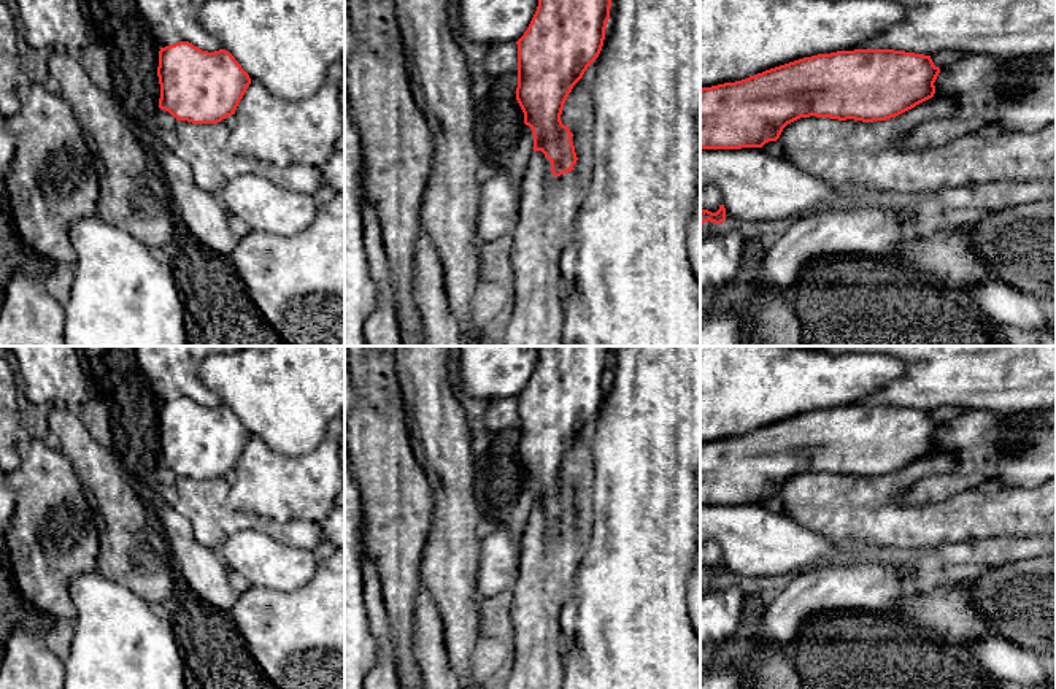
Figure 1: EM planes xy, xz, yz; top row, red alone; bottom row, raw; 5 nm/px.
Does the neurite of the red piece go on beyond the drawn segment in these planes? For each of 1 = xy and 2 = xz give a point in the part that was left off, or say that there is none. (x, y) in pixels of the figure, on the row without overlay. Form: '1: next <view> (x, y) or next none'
1: next none
2: next none

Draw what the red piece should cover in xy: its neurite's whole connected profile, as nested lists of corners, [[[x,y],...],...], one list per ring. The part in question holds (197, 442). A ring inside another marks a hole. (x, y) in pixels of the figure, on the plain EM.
[[[189,397],[160,403],[157,432],[159,464],[192,479],[218,479],[235,470],[251,440],[229,406],[208,408]]]

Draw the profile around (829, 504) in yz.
[[[937,451],[886,475],[800,473],[777,495],[784,516],[858,559],[892,549],[910,554],[991,537],[1056,537],[1056,478],[1037,487],[997,484],[940,503],[896,505],[919,481],[953,473],[956,451]]]

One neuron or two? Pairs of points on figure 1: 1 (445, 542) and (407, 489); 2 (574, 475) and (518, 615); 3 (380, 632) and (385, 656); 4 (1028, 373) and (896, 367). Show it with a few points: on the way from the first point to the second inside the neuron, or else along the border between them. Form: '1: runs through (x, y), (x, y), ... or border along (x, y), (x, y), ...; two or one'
1: border along (432, 486), (432, 526), (423, 561); two
2: runs through (583, 510), (580, 532), (548, 565), (543, 580); one
3: runs through (383, 638), (385, 650); one
4: border along (904, 362), (904, 373), (875, 391); two

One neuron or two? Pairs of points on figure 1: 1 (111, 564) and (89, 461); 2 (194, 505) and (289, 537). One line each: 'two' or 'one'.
1: one
2: one

